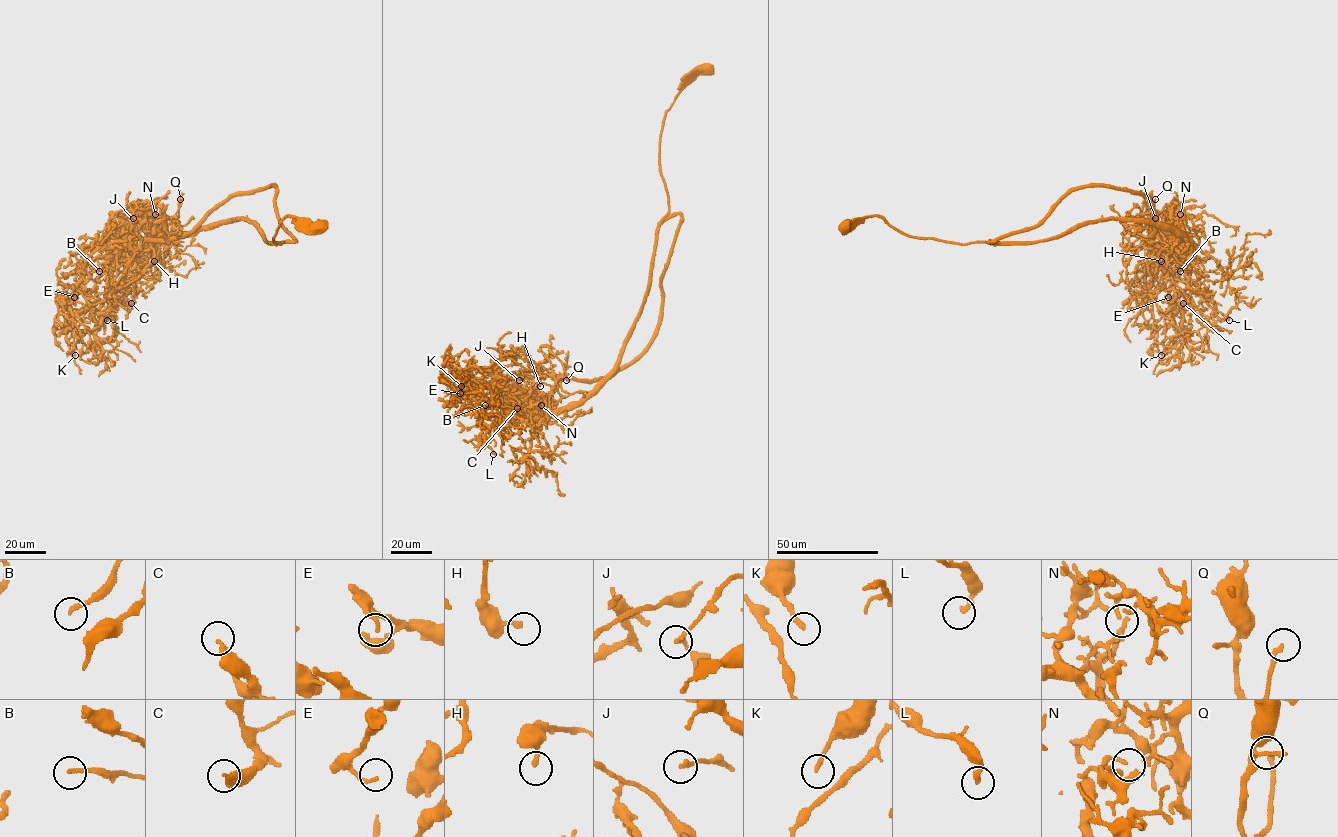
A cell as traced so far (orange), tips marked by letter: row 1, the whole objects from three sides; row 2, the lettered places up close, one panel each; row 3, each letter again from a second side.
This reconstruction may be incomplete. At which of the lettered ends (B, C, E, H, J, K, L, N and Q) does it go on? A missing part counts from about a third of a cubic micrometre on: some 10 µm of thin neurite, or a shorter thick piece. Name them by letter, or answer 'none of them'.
none of them

